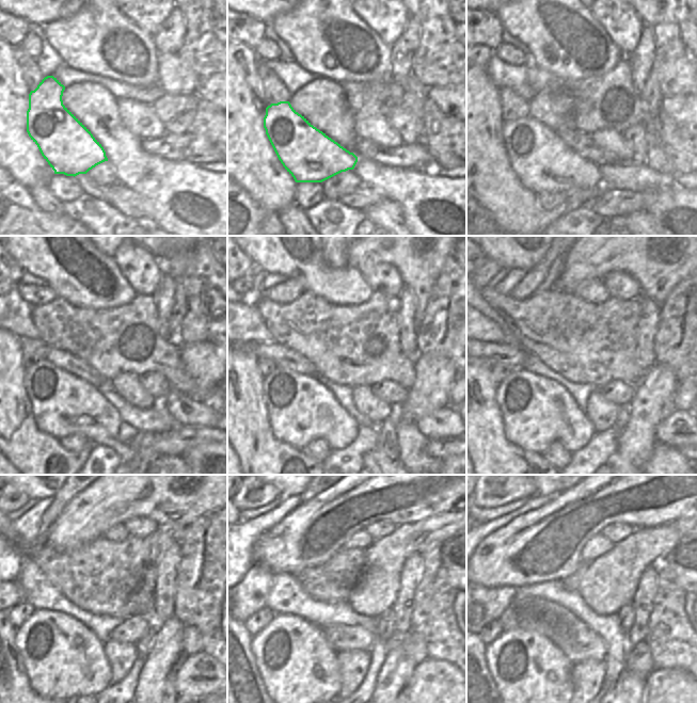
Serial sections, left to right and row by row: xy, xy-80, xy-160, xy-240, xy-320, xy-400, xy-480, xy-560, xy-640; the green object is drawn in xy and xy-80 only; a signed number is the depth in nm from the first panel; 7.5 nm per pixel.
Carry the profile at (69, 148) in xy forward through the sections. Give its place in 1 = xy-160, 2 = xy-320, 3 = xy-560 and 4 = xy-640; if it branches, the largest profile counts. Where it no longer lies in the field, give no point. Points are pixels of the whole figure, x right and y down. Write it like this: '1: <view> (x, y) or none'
1: xy-160 (542, 161)
2: xy-320 (300, 409)
3: xy-560 (299, 669)
4: xy-640 (533, 676)

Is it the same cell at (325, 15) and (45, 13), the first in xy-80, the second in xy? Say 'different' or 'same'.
different

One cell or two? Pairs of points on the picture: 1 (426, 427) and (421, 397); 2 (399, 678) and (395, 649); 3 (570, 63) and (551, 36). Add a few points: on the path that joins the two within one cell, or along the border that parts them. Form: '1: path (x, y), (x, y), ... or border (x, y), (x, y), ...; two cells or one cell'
1: border (446, 404), (421, 416), (415, 421); two cells
2: path (397, 671), (396, 656); one cell
3: path (570, 57), (557, 43); one cell

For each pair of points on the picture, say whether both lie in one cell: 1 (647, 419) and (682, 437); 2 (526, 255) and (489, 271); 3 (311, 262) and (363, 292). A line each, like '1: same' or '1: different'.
1: different
2: different
3: same

